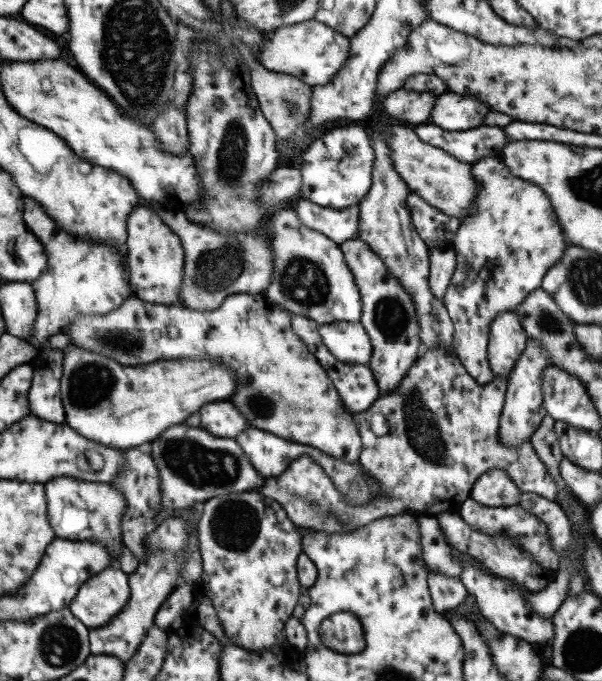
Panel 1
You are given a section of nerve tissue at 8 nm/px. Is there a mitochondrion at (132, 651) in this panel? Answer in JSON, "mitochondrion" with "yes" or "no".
{"mitochondrion":"no"}

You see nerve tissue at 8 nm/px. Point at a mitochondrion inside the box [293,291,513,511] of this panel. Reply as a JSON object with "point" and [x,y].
{"point":[424,437]}

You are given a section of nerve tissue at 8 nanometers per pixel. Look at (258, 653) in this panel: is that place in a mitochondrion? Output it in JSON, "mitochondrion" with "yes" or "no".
{"mitochondrion":"no"}

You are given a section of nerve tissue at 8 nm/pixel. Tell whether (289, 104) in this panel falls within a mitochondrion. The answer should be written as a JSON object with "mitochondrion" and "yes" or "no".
{"mitochondrion":"yes"}

